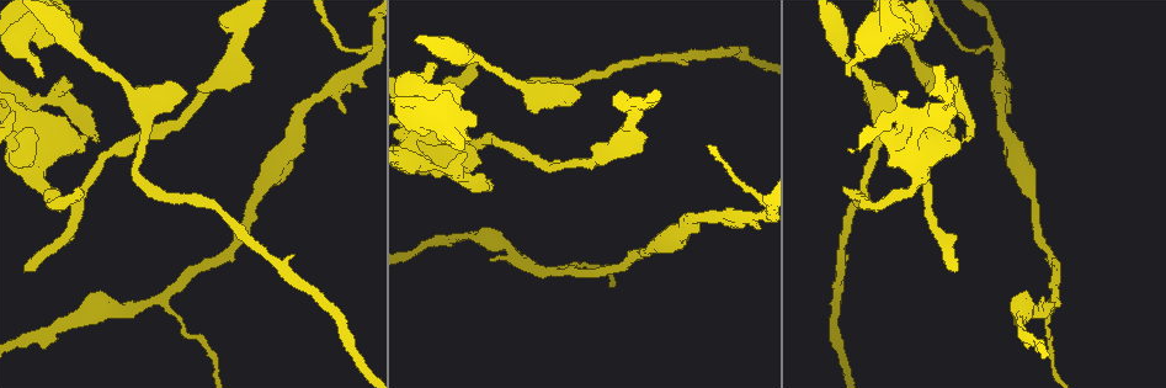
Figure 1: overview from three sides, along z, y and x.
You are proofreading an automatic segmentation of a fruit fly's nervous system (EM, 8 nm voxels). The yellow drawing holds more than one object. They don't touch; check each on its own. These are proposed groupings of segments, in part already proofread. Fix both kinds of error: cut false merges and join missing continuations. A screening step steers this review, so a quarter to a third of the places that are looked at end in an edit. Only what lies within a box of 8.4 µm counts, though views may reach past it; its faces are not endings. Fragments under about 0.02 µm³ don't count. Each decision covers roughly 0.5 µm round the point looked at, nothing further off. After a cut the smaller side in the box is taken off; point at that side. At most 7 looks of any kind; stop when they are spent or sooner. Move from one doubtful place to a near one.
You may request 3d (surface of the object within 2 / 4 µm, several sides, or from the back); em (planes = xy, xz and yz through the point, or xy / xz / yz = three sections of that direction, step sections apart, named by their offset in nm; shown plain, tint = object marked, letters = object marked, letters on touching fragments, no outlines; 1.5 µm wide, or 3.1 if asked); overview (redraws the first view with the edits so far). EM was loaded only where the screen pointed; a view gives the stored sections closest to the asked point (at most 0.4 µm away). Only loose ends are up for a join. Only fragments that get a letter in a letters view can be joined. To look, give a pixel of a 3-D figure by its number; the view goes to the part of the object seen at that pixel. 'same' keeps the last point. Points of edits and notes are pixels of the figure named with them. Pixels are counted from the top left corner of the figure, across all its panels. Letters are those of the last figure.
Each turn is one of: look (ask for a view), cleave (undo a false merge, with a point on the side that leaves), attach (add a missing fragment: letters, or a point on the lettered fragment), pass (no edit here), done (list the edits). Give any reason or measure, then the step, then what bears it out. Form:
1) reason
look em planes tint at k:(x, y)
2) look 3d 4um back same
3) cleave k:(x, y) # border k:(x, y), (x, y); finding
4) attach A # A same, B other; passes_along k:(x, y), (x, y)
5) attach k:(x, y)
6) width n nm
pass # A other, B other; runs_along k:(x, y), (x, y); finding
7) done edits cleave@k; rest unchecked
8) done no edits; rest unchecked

thick turns thin
look em xz step 8 tint at 1:(306, 104)

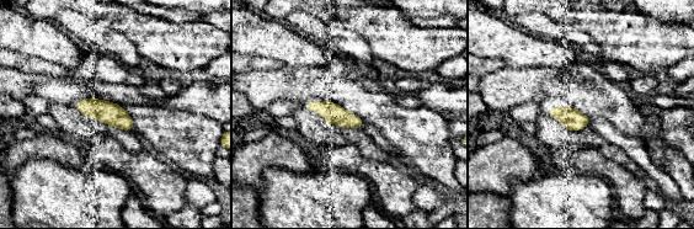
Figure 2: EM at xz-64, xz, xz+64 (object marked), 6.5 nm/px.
look em xz step 8 letters same

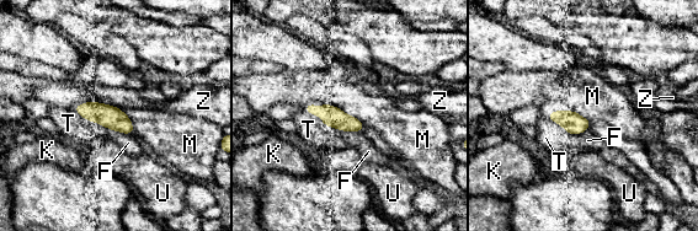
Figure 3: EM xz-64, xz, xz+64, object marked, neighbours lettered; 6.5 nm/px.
width 130 nm; longest_contact Z 300 nm
pass # F other, K other, M other, T other, U other, Z other; one neuron here

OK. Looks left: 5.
long arm stops here
look em planes tint at 1:(23, 272)

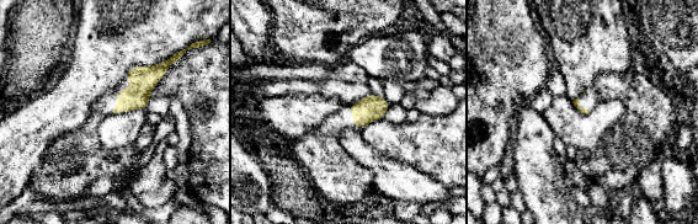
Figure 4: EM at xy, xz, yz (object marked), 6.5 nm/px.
look em planes letters same

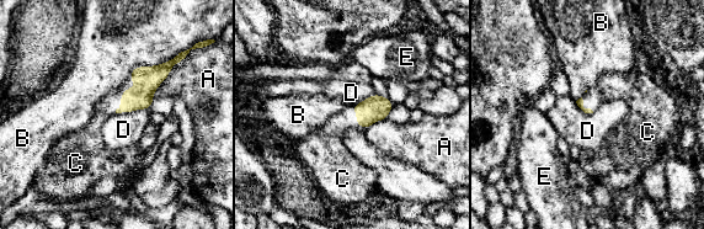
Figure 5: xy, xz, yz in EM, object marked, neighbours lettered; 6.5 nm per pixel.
attach C # A other, B other, C same, D other, E other; it goes on there

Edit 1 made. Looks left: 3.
abrupt turn
look em planes letters at 1:(17, 108)

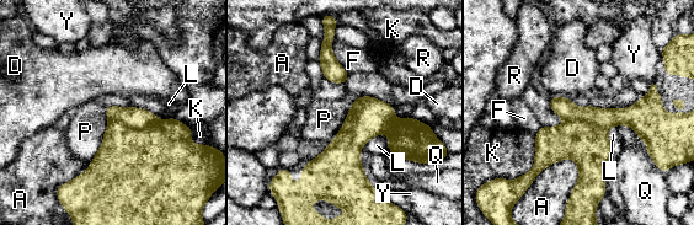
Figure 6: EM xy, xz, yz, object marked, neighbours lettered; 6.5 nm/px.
width 200 nm
cleave 6:(137, 118) # A other, D other, F other, K other, L other, P other, Q other, R other, Y other; border 6:(110, 119), (134, 128), (159, 122); two neurons meet here

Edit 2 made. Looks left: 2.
done edits attach@5, cleave@6; rest unchecked

